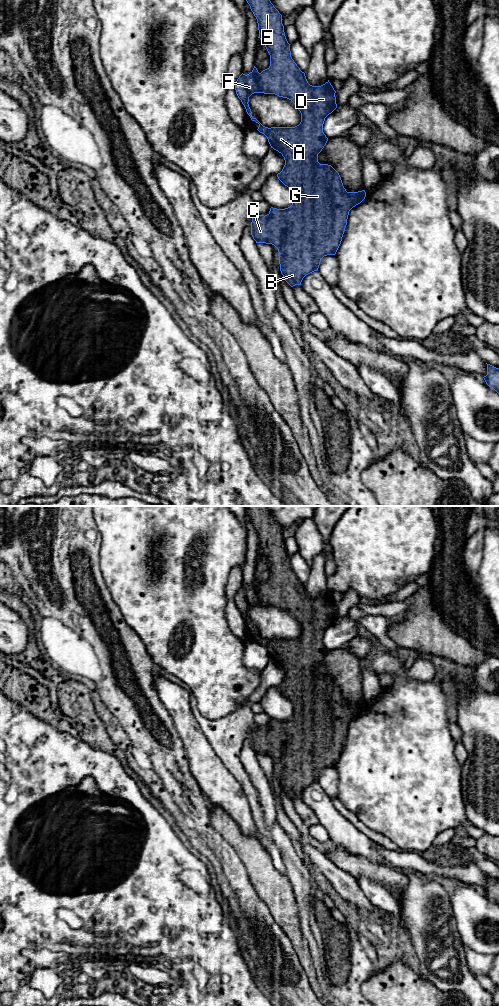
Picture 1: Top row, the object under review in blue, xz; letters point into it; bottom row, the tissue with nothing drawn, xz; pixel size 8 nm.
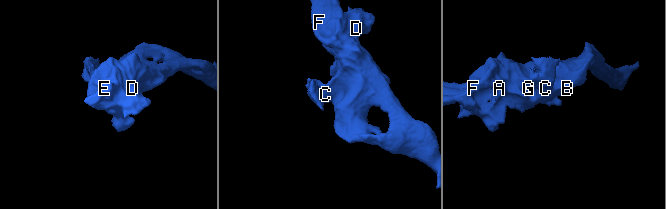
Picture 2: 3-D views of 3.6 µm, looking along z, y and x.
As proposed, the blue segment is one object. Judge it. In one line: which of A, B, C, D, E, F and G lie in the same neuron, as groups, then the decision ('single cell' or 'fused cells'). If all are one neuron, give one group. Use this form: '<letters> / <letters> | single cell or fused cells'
A B C D E F G | single cell

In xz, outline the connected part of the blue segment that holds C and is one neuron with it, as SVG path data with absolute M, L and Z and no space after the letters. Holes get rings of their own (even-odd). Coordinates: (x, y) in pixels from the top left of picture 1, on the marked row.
M246 0L251 11L257 19L259 37L265 45L270 55L270 66L258 72L254 66L253 70L245 75L241 74L235 83L235 90L238 98L244 105L247 114L252 121L259 124L258 131L264 134L274 150L282 154L285 165L278 179L287 186L294 196L293 203L285 209L270 208L267 215L254 213L251 222L251 235L256 243L272 244L278 249L280 271L285 281L291 286L301 285L303 278L318 271L321 259L327 255L335 255L342 241L342 237L347 225L349 211L360 204L366 197L365 190L358 192L347 192L343 186L339 173L328 164L318 162L318 154L326 145L328 138L323 132L325 118L336 108L336 97L333 86L329 80L321 86L312 86L308 83L305 73L300 70L291 57L290 44L288 43L284 26L282 24L282 15L274 7L270 0ZM254 93L275 94L279 97L291 100L301 113L301 122L295 127L265 127L256 118L252 117L249 107L249 97Z

